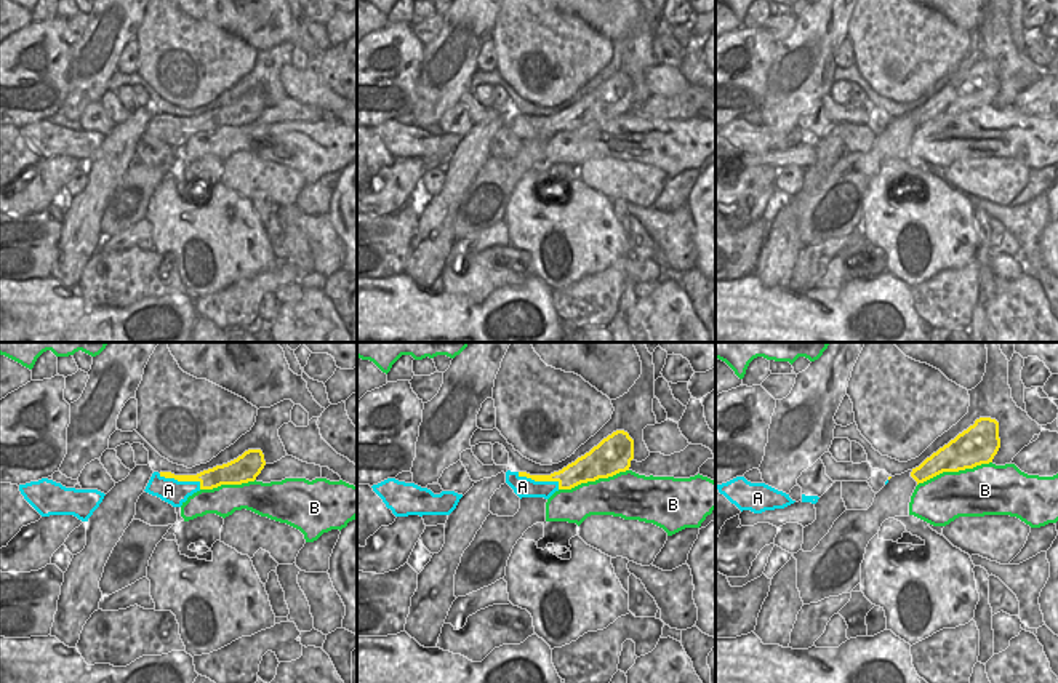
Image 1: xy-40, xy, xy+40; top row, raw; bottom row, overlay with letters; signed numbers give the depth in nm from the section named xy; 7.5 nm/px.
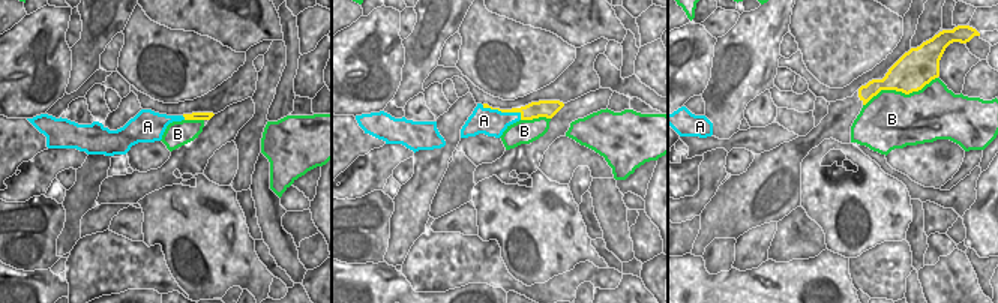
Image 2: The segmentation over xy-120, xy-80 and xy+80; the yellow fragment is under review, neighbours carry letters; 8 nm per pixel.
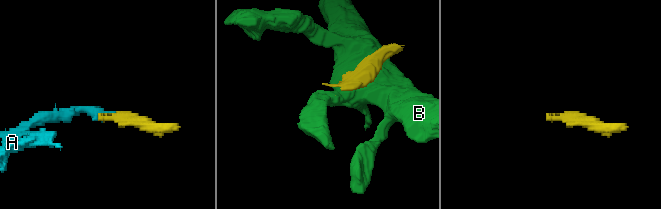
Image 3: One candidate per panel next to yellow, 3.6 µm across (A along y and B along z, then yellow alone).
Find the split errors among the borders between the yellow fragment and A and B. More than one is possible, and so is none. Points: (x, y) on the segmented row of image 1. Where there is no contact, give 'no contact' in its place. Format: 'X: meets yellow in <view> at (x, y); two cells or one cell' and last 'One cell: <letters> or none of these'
A: meets yellow in xy at (540, 480); two cells
B: meets yellow in xy+40 at (954, 471); two cells
One cell: none of these

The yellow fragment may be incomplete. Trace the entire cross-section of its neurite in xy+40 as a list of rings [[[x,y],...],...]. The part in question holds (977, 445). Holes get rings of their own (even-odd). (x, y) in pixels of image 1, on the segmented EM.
[[[980,417],[919,467],[892,477],[868,510],[845,510],[812,552],[800,549],[792,553],[804,605],[853,592],[861,582],[861,563],[869,541],[885,520],[909,517],[911,496],[919,483],[943,472],[989,464],[999,448],[999,422]]]

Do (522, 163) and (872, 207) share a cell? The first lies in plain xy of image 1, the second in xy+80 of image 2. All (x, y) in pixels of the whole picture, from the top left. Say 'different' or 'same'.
different

